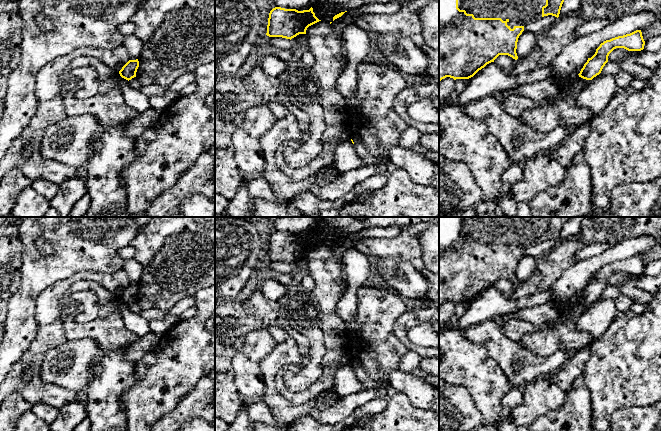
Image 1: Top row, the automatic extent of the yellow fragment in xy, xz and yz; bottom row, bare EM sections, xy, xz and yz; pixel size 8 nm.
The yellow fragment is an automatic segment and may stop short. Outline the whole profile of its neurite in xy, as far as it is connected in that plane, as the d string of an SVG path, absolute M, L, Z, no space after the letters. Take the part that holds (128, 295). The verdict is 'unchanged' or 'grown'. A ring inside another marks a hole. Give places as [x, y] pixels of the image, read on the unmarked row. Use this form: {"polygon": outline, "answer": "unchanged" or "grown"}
{"polygon": "M129 284L119 295L119 298L122 302L126 304L131 304L132 302L136 301L136 296L139 291L139 285L136 284Z", "answer": "unchanged"}

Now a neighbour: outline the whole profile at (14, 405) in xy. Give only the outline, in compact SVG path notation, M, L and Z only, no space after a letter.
M19 392L6 396L0 404L0 431L13 431L17 420L30 410L32 405Z

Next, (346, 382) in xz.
M351 362L343 365L336 372L333 387L335 392L342 397L365 390Z

